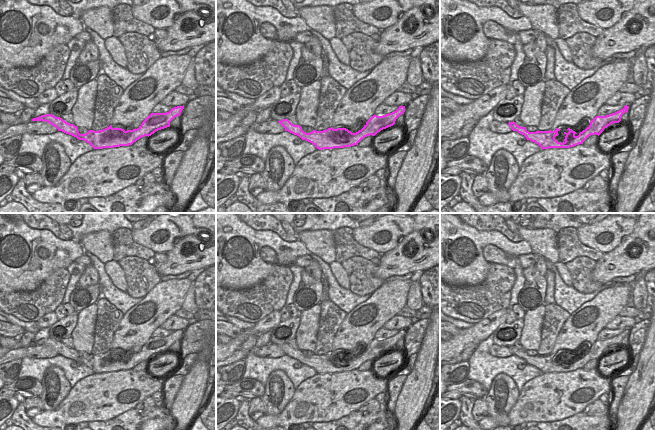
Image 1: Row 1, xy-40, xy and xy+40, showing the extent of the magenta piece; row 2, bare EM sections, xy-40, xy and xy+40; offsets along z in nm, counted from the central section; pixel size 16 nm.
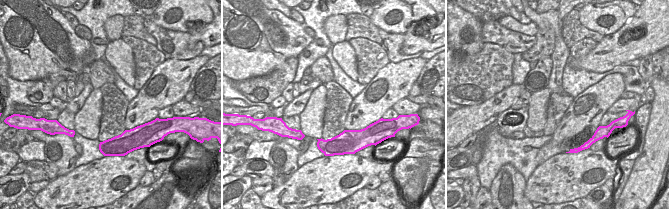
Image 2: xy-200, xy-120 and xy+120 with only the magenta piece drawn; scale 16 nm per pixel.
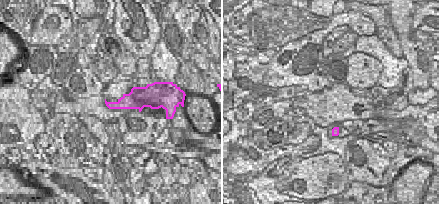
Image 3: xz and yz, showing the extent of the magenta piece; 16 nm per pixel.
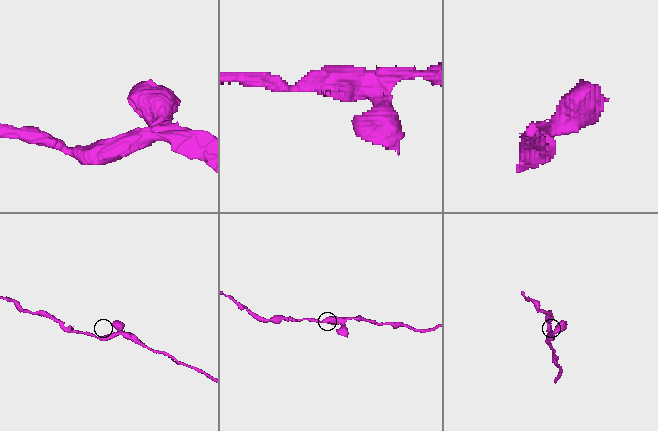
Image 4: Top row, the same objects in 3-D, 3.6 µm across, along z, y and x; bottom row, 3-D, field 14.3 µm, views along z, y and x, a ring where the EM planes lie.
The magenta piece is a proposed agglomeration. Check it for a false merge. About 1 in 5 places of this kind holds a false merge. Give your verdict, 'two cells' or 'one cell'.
one cell

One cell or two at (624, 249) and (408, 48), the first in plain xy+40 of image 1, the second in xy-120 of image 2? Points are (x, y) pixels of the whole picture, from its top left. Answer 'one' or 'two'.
one

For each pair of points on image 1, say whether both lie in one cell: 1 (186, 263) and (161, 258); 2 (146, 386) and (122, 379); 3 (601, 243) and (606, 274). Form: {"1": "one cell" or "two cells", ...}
{"1": "two cells", "2": "one cell", "3": "two cells"}

